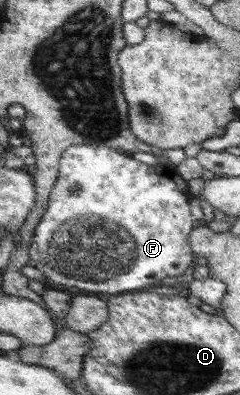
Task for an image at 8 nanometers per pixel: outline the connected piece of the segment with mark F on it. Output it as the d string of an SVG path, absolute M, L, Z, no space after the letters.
M89 144L68 147L68 150L65 151L64 157L60 161L60 177L51 192L47 213L39 222L39 225L37 225L36 233L32 239L30 264L44 275L45 279L42 282L47 282L49 290L53 289L51 287L53 283L60 283L61 289L55 287L53 290L61 290L73 298L88 294L89 296L98 295L109 298L124 294L125 292L137 292L152 286L161 286L167 279L183 275L187 271L187 267L193 263L193 255L195 253L190 242L190 237L192 237L193 230L197 228L199 223L195 220L193 211L191 211L192 197L187 186L187 180L178 174L175 167L172 168L160 163L149 166L141 163L141 161L137 161L137 159L133 159L129 155L118 153L112 147Z

